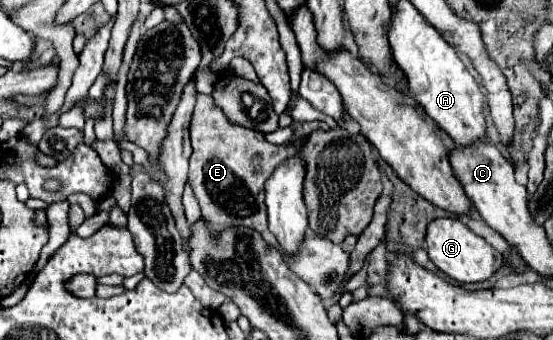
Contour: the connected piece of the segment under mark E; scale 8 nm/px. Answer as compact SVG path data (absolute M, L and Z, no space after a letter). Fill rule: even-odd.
M198 95L196 109L190 123L192 137L192 157L190 157L190 173L188 181L194 189L196 199L202 207L202 217L210 223L212 233L222 231L228 225L246 225L256 227L256 231L264 237L266 243L278 247L274 235L268 229L266 219L266 203L264 203L264 183L274 173L276 165L292 159L298 151L294 143L274 145L266 141L264 133L256 133L252 129L244 129L240 125L232 125L222 113L216 109L212 95ZM254 153L262 155L260 171L252 171L250 159Z

